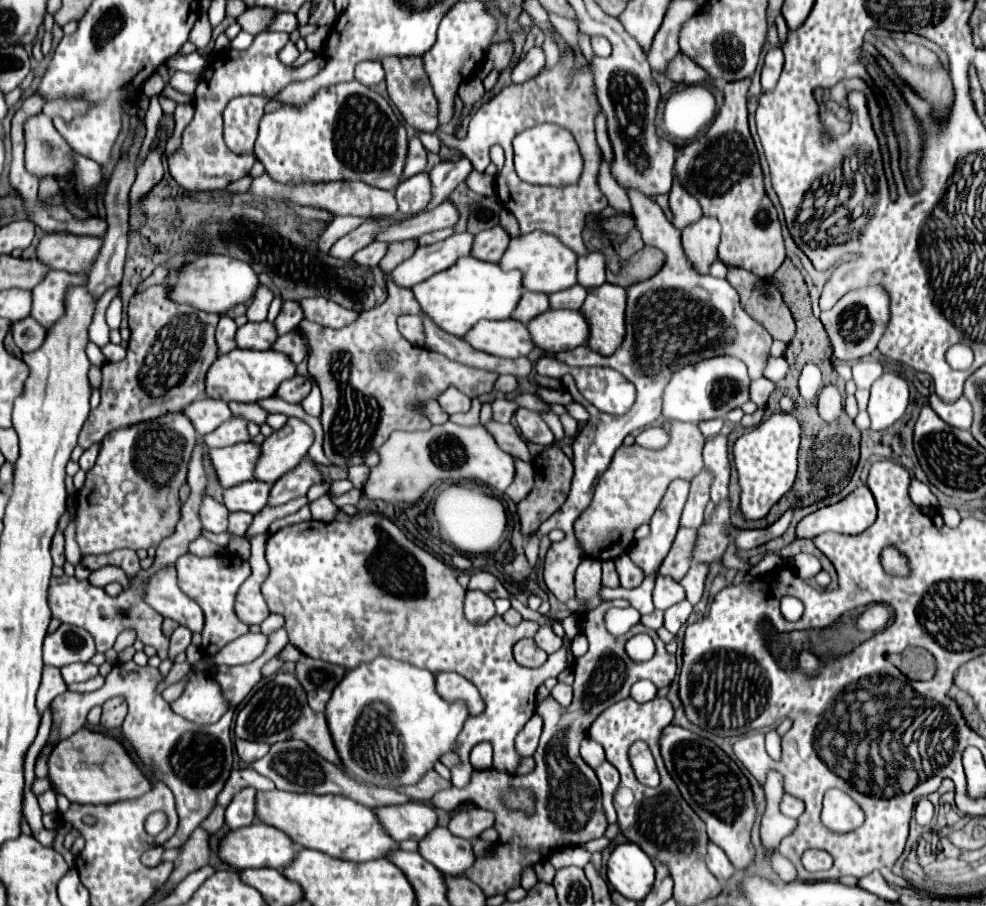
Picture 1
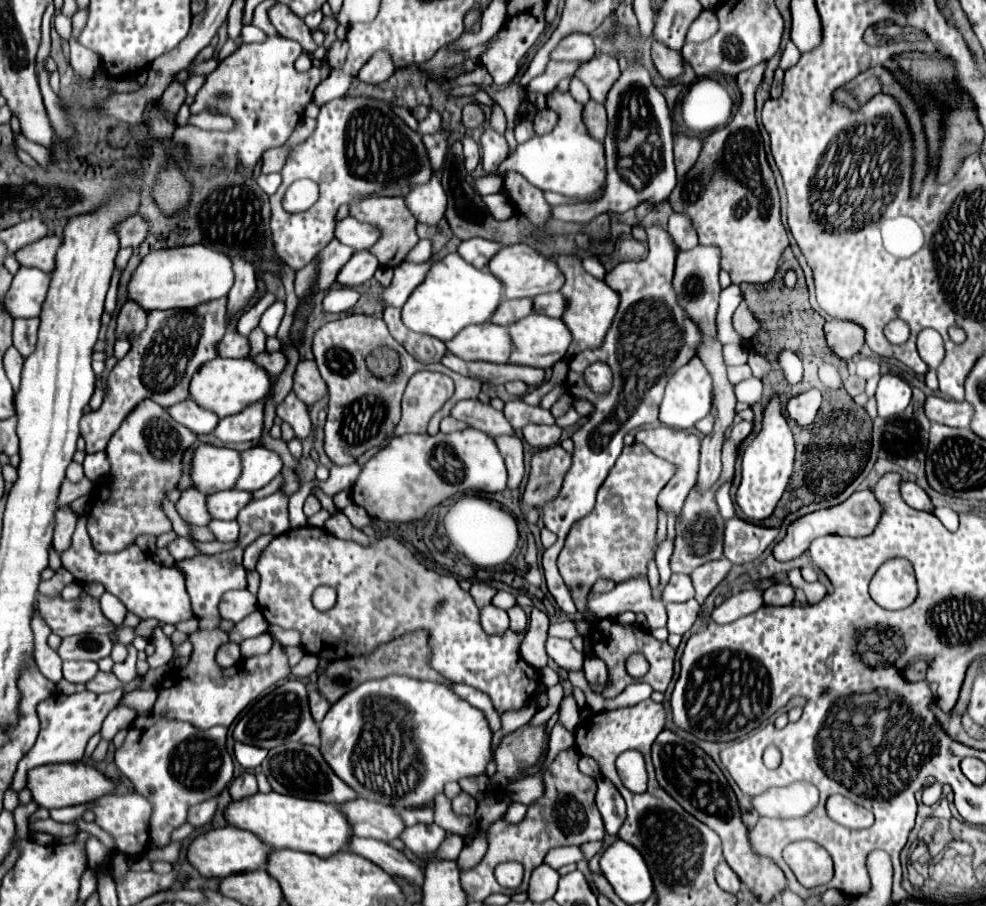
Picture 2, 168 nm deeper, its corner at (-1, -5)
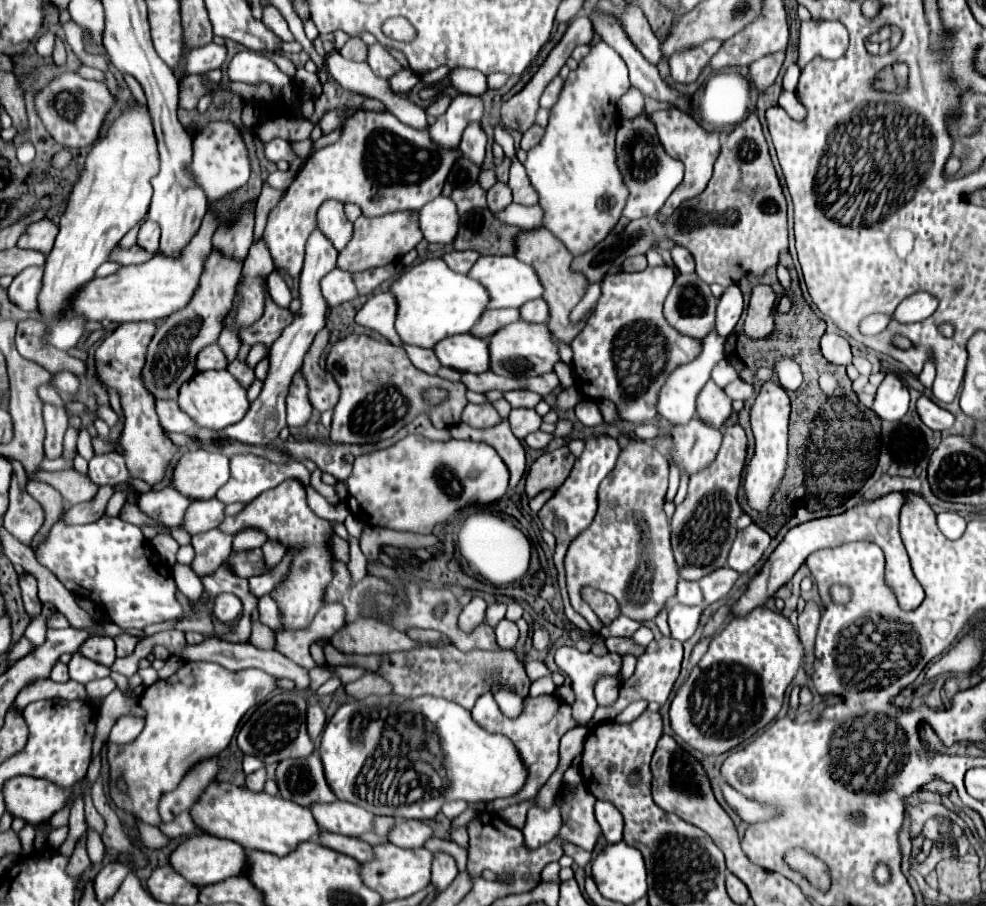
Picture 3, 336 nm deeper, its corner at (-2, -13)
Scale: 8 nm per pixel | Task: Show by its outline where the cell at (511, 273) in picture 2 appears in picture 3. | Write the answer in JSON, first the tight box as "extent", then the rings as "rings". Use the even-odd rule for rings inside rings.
{"extent":[468,256,544,308],"rings":[[[480,256],[468,274],[488,290],[488,308],[520,308],[522,304],[542,298],[544,294],[544,284],[540,282],[536,270],[520,262],[516,256]]]}

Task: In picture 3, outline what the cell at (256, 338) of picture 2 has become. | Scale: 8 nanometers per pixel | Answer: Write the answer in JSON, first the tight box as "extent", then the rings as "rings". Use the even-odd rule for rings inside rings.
{"extent":[228,360,254,388],"rings":[[[234,360],[228,364],[228,372],[234,374],[246,388],[252,384],[254,380],[254,370],[244,362],[244,360]]]}

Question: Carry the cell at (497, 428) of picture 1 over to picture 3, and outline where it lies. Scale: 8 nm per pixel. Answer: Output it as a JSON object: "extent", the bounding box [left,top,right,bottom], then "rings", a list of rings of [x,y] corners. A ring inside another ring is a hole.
{"extent":[462,404,502,428],"rings":[[[468,404],[462,412],[462,422],[472,428],[492,428],[502,422],[492,404]]]}

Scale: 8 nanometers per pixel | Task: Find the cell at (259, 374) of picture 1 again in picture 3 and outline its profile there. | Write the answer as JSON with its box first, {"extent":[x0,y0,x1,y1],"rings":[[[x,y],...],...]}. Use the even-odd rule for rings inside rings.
{"extent":[178,370,250,430],"rings":[[[208,370],[208,372],[196,372],[192,380],[188,380],[180,388],[178,404],[188,416],[198,422],[200,428],[208,430],[222,430],[230,424],[236,424],[242,420],[250,408],[250,400],[246,396],[246,388],[228,372],[228,370]]]}

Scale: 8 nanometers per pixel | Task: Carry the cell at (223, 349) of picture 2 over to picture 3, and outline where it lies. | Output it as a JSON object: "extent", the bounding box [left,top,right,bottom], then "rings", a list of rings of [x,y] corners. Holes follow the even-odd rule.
{"extent":[198,344,228,370],"rings":[[[210,344],[206,346],[200,354],[198,354],[198,370],[224,370],[228,366],[226,354],[222,352],[222,348],[218,344]]]}

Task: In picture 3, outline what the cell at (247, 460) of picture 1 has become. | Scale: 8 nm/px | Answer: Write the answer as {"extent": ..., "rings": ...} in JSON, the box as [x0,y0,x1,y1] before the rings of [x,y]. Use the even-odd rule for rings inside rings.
{"extent":[174,448,230,500],"rings":[[[190,448],[174,468],[174,486],[190,500],[210,500],[230,480],[230,460],[220,452]]]}

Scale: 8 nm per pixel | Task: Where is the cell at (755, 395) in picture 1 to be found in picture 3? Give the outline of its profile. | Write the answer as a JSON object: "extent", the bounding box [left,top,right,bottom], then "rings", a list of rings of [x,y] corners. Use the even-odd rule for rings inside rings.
{"extent":[724,380,754,402],"rings":[[[734,380],[732,384],[728,384],[728,386],[724,388],[724,392],[726,392],[732,400],[742,400],[742,402],[746,402],[748,398],[754,396],[752,384],[748,384],[748,382],[744,382],[744,380]]]}

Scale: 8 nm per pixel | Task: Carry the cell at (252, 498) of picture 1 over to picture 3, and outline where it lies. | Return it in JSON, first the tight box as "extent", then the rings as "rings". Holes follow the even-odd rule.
{"extent":[184,498,226,534],"rings":[[[218,498],[192,502],[186,512],[186,524],[184,524],[186,532],[198,534],[198,532],[208,532],[212,528],[218,528],[226,520],[224,510],[226,510],[226,504],[220,502]]]}

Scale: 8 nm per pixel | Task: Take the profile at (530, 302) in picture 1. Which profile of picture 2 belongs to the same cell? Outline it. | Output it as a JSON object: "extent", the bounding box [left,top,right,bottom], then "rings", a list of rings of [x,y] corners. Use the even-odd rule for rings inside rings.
{"extent":[489,300,533,326],"rings":[[[503,300],[499,306],[497,306],[497,312],[493,312],[493,316],[489,318],[489,322],[493,324],[501,324],[501,326],[509,326],[517,320],[521,320],[523,316],[531,314],[533,310],[533,300]]]}

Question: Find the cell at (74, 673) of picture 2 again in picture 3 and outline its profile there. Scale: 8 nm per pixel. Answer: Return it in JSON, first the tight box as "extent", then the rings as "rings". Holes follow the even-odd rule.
{"extent":[68,652,110,684],"rings":[[[76,652],[76,654],[72,654],[72,660],[68,662],[68,672],[70,672],[70,680],[80,682],[80,684],[88,684],[92,680],[108,676],[110,668],[106,668],[102,664],[94,664],[92,660],[78,656],[78,652]]]}

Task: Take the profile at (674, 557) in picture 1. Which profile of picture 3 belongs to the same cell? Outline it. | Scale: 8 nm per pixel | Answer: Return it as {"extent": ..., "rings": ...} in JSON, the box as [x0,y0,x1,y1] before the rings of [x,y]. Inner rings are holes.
{"extent":[670,426,746,580],"rings":[[[728,426],[724,428],[722,448],[714,464],[710,464],[706,472],[700,472],[698,476],[690,478],[688,494],[684,502],[676,506],[676,512],[670,522],[674,560],[678,564],[682,580],[700,580],[712,570],[726,566],[728,552],[736,536],[736,518],[742,514],[736,496],[740,488],[744,462],[746,462],[746,434],[740,426]]]}

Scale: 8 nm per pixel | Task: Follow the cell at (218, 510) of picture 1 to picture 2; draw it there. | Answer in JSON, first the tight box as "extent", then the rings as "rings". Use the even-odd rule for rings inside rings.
{"extent":[175,488,211,526],"rings":[[[187,488],[187,490],[181,490],[181,498],[175,502],[175,508],[185,522],[207,526],[211,522],[211,516],[205,508],[205,500],[207,498],[203,492],[199,492],[197,488]]]}

